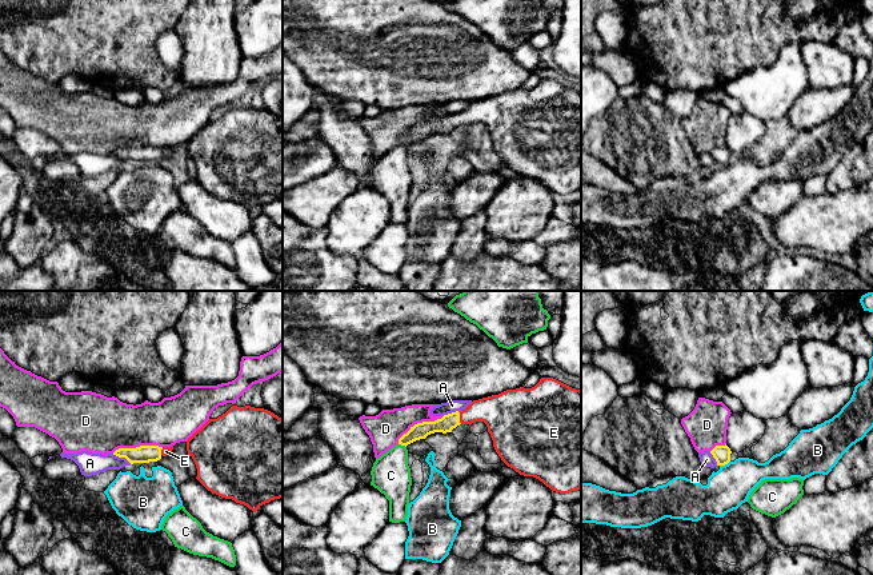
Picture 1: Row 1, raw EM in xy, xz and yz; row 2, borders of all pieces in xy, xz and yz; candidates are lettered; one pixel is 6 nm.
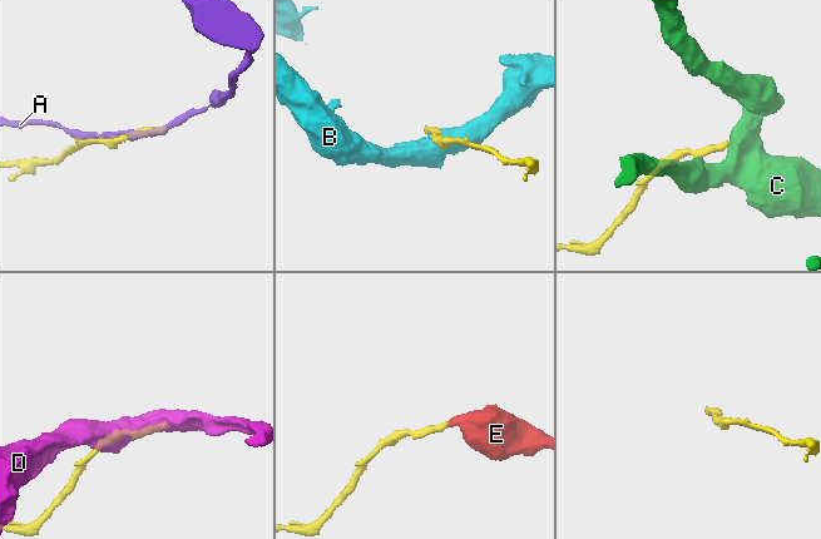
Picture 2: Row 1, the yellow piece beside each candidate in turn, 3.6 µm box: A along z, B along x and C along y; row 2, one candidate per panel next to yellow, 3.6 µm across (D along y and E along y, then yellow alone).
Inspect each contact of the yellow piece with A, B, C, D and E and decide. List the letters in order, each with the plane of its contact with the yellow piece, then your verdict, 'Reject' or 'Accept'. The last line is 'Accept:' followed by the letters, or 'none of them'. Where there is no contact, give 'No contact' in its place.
A: Touches yellow in xy. Reject
B: Touches yellow in yz. Reject
C: Touches yellow in xz. Reject
D: Touches yellow in xz. Reject
E: Touches yellow in xz. Accept
Accept: E

